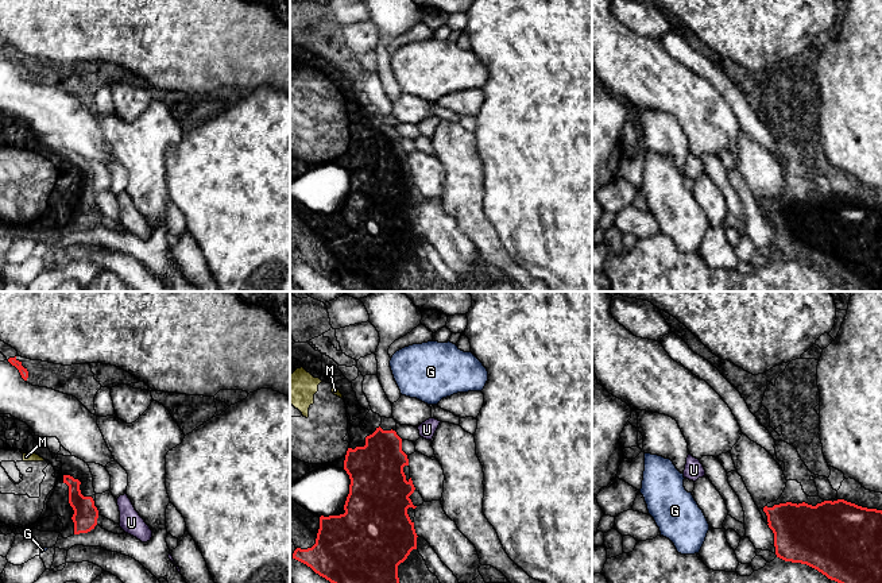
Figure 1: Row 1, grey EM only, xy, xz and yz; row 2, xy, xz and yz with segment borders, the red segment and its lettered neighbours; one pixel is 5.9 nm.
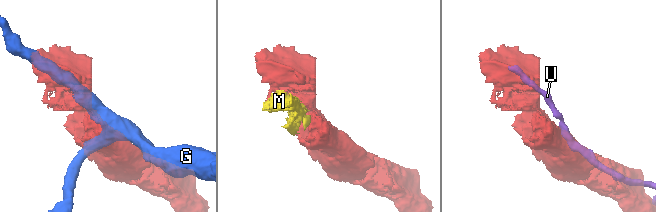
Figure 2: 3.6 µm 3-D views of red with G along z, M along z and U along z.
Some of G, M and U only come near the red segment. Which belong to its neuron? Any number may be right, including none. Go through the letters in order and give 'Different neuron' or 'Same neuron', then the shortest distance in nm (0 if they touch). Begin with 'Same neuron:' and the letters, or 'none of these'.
Same neuron: M
G: Different neuron. Distance 220 nm
M: Same neuron. Distance 150 nm
U: Different neuron. Distance 110 nm

